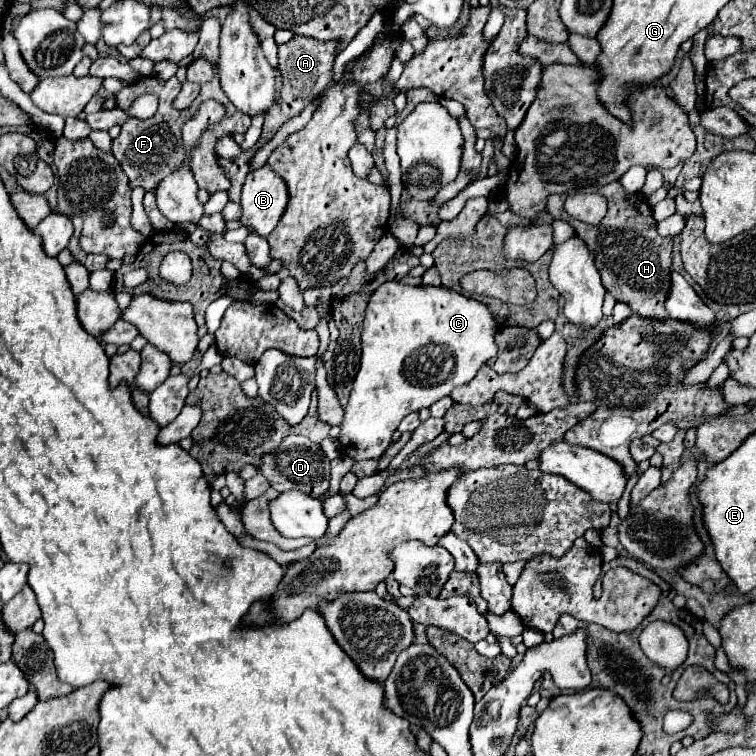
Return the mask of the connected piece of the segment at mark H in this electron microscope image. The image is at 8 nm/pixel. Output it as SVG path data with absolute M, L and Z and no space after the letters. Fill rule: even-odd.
M611 182L601 186L609 200L609 212L599 226L587 226L573 218L565 218L565 194L549 196L547 212L555 220L567 220L577 236L587 244L591 254L595 256L595 266L601 276L601 284L605 290L617 300L631 308L633 314L643 318L661 318L665 320L669 314L665 310L665 298L669 296L669 274L671 274L671 252L673 238L661 238L657 232L655 218L651 214L649 204L637 194L625 194L619 182ZM625 200L631 200L625 206Z

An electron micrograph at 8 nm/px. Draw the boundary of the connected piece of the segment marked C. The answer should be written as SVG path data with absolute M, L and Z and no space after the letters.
M401 282L381 284L369 298L363 332L361 332L361 368L353 382L349 402L341 420L339 444L341 452L357 462L381 458L387 446L393 442L393 432L399 422L415 410L429 408L451 390L475 378L479 368L497 354L497 344L493 342L497 322L489 308L473 298L449 290L445 286L407 286Z

